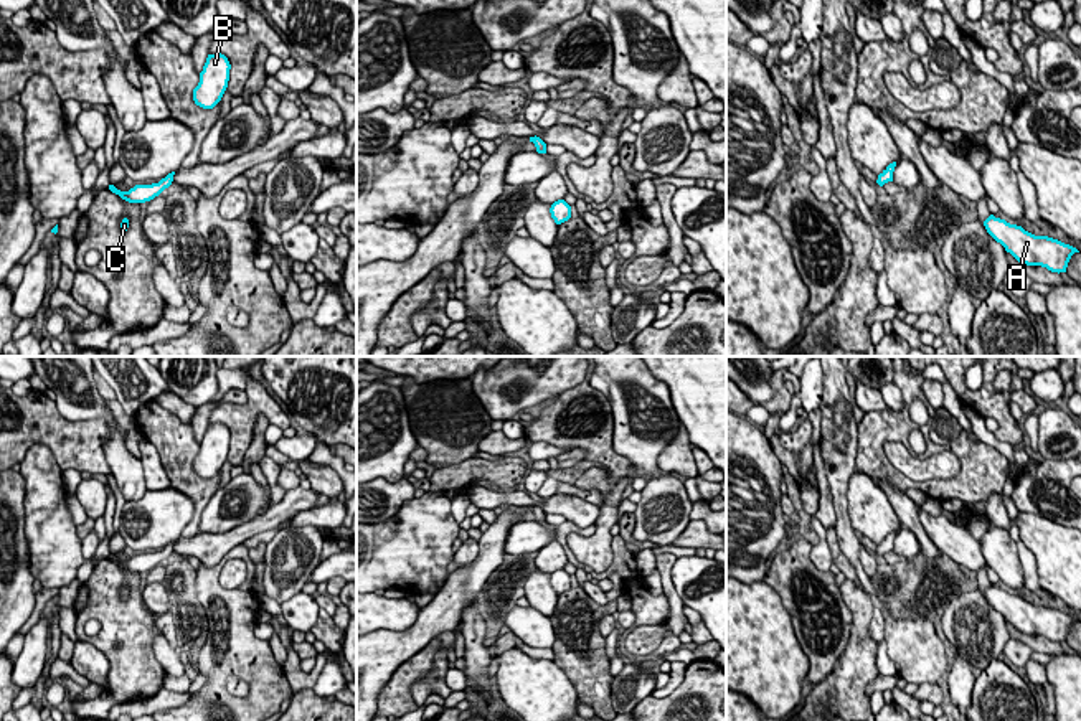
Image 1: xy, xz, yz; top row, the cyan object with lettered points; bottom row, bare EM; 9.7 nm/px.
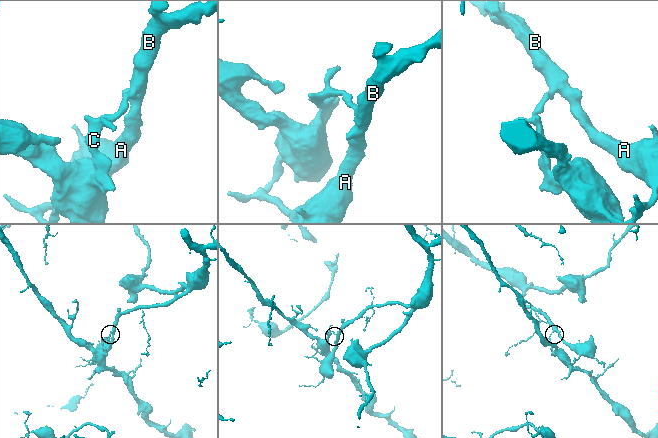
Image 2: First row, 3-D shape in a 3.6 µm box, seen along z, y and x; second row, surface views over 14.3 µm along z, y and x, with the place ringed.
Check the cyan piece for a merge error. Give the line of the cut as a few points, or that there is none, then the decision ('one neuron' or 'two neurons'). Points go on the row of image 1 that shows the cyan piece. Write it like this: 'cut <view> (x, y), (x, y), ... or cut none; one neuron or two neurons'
cut xy (167, 175), (170, 182); two neurons

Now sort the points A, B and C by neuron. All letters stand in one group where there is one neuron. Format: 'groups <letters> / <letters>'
groups A B / C

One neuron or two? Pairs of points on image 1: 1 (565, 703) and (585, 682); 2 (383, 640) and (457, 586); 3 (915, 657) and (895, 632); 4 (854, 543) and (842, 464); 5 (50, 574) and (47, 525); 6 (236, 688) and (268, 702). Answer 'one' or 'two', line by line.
1: two
2: one
3: one
4: one
5: one
6: two

